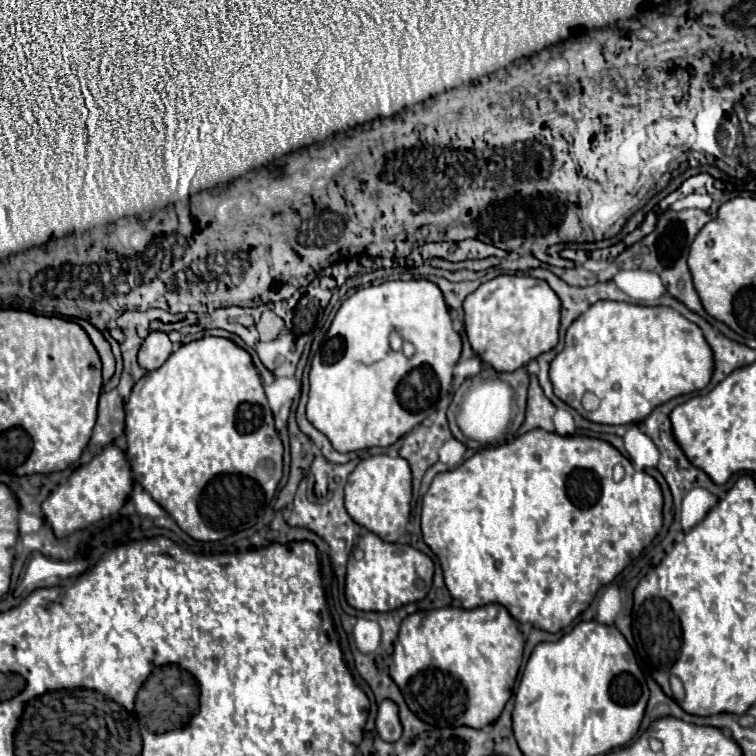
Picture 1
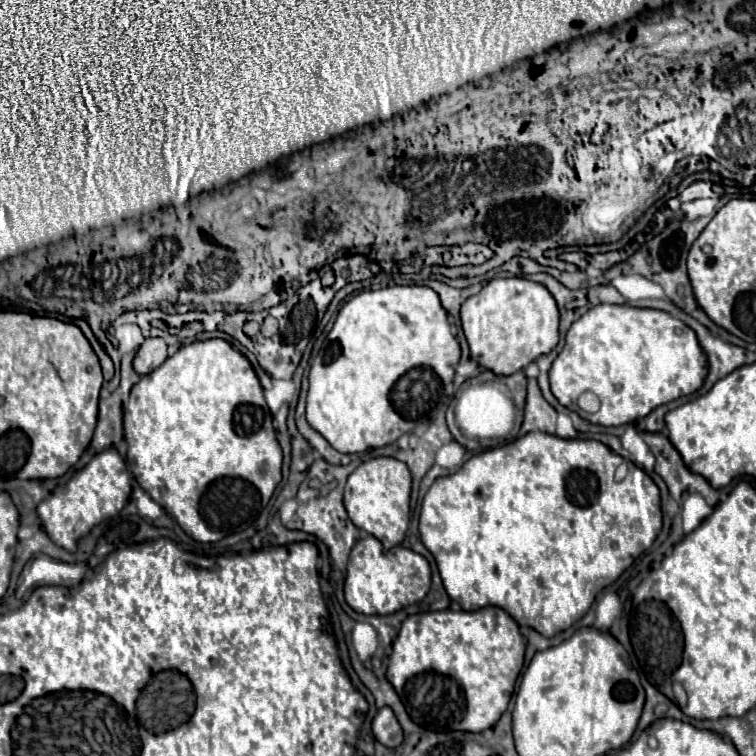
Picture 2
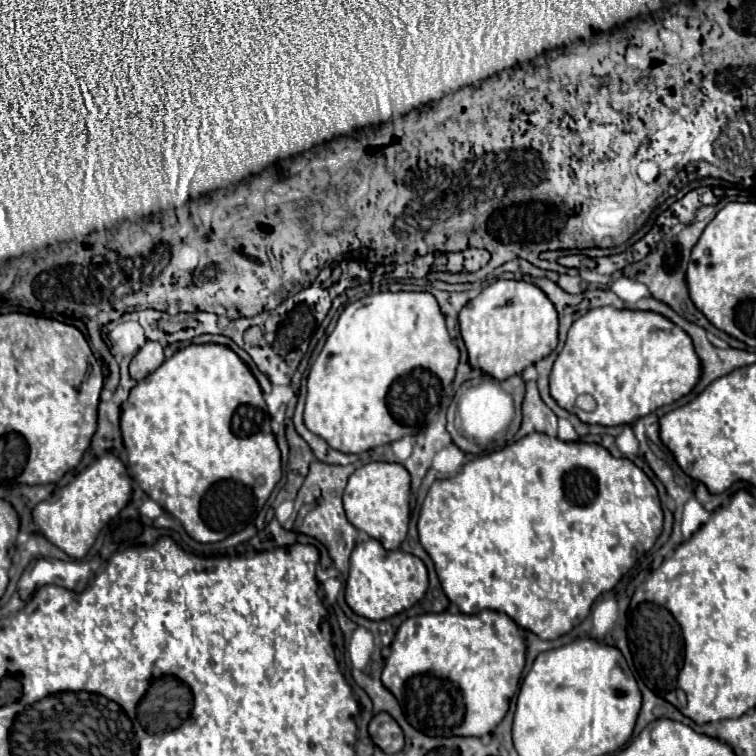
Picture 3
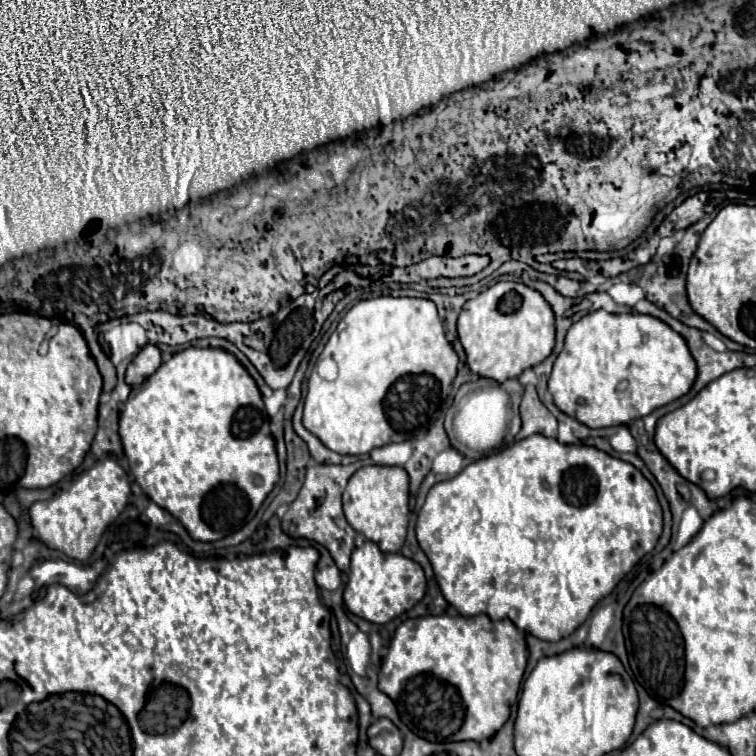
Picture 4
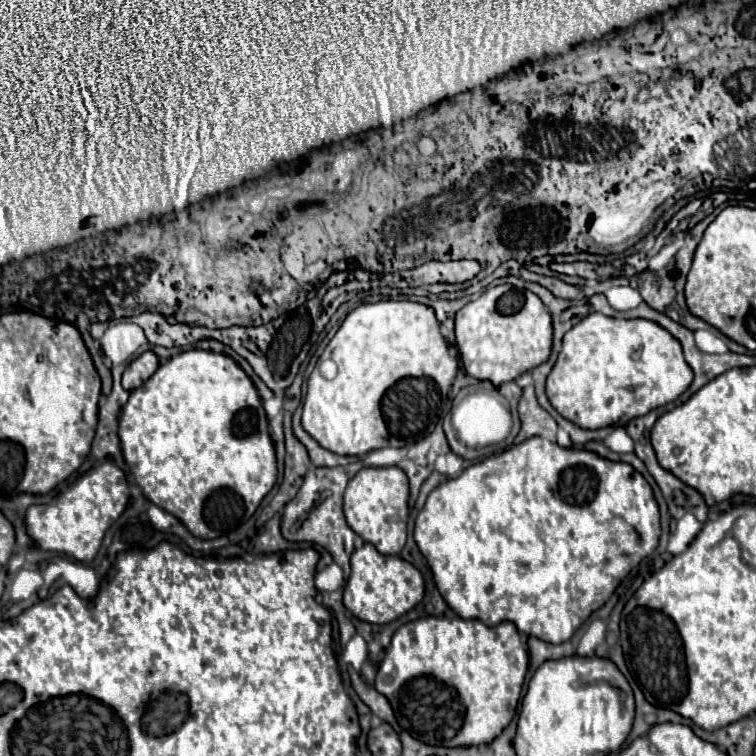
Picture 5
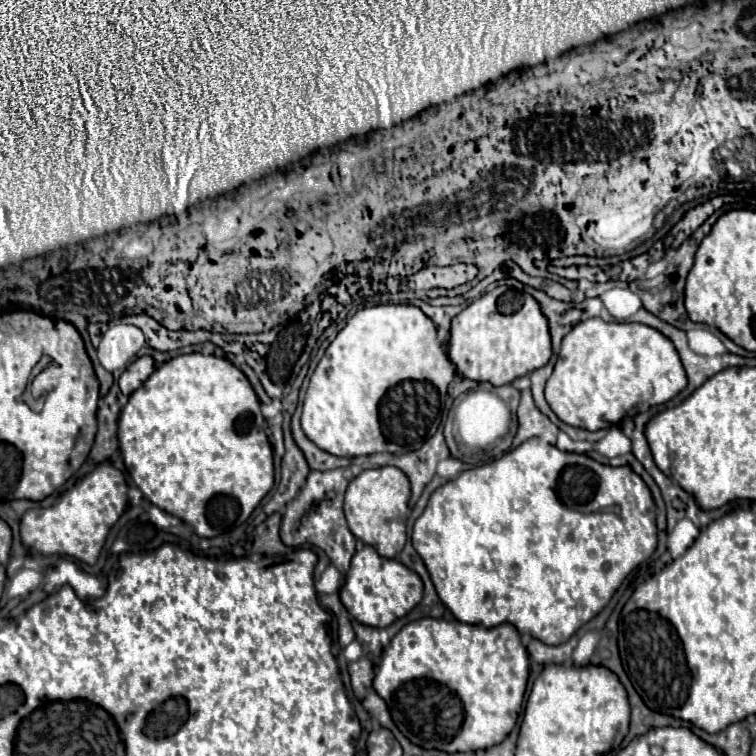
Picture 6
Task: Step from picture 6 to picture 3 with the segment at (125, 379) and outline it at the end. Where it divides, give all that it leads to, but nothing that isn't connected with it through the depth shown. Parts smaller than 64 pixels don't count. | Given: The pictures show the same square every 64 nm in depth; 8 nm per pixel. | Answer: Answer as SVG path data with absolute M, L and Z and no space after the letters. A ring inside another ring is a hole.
M146 342L144 348L140 348L140 352L130 362L132 380L136 380L136 382L144 380L162 362L164 362L164 346L160 342Z

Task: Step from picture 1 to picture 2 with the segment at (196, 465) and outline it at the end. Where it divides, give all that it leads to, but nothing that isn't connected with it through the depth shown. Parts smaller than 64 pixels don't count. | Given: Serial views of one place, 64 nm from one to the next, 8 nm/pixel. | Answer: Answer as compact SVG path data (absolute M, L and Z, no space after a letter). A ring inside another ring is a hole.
M218 338L204 340L204 342L192 342L192 344L182 346L174 356L166 358L166 362L162 366L158 366L150 374L142 376L140 382L136 386L132 386L130 400L124 408L124 438L128 442L128 454L126 454L128 470L134 472L136 482L152 496L154 502L158 502L172 518L176 518L180 528L196 542L218 542L234 532L246 530L258 518L260 510L266 508L274 488L282 480L282 472L280 472L283 462L282 448L280 448L280 444L276 440L276 432L272 428L272 414L266 406L262 386L260 386L260 382L250 366L250 362L238 350L234 350L228 342L218 340Z

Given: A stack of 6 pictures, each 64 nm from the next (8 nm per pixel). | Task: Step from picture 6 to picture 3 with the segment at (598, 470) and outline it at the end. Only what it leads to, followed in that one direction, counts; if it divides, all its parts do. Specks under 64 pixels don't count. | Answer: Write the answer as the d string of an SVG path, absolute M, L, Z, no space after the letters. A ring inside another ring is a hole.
M540 432L528 434L498 452L490 452L486 456L470 460L452 478L436 480L428 490L428 496L420 508L420 518L418 518L420 544L434 562L444 594L448 596L450 602L454 602L460 608L460 612L476 614L488 608L500 614L508 614L520 628L534 632L542 640L556 640L568 634L574 626L582 624L590 614L594 600L616 586L616 582L636 564L636 560L654 546L660 532L662 532L662 508L660 508L658 492L650 482L650 478L634 462L630 462L628 458L614 458L606 448L598 444L562 442L558 438L544 436Z

